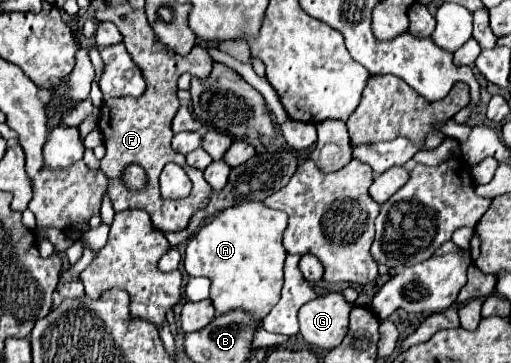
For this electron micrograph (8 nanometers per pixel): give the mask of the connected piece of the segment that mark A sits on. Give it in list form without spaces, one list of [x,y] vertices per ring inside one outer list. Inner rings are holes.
[[[250,201],[220,211],[188,239],[182,257],[184,271],[190,277],[208,277],[212,281],[210,301],[216,315],[240,309],[250,313],[256,321],[262,321],[278,303],[282,291],[282,263],[286,259],[286,249],[282,247],[284,229],[284,211],[270,209],[260,201]]]

